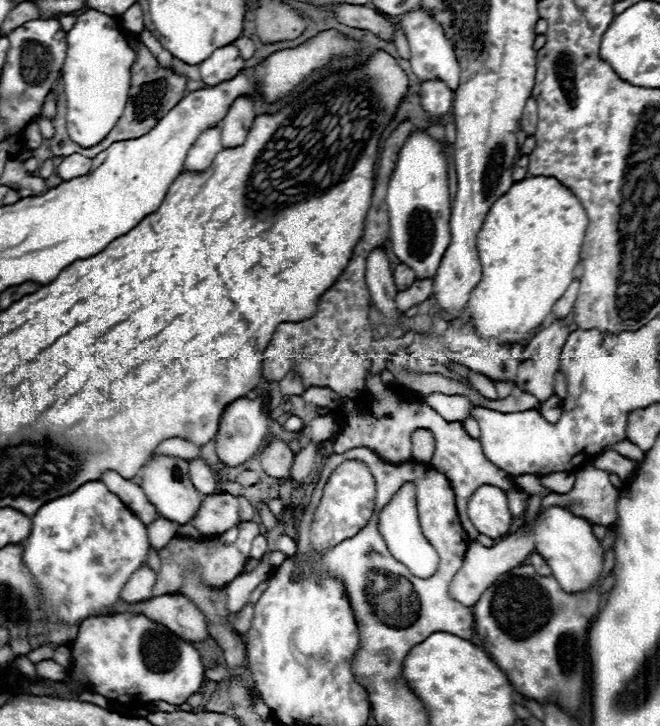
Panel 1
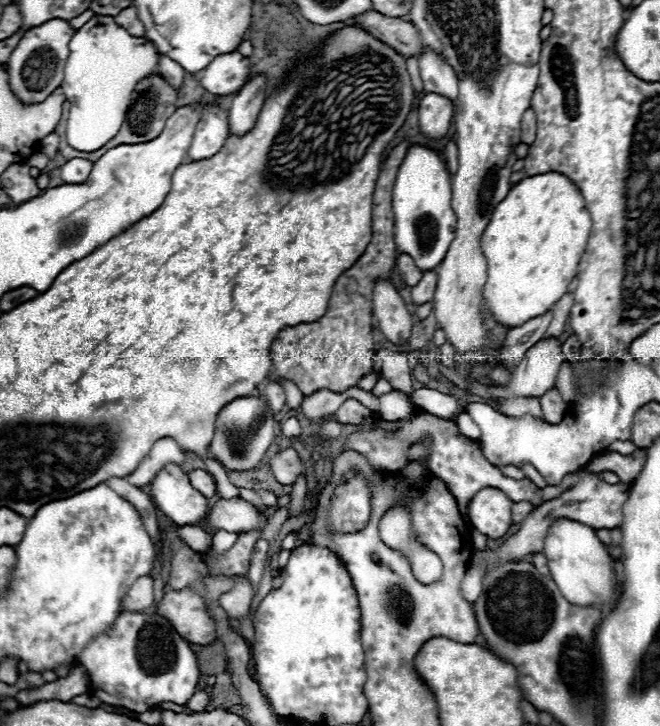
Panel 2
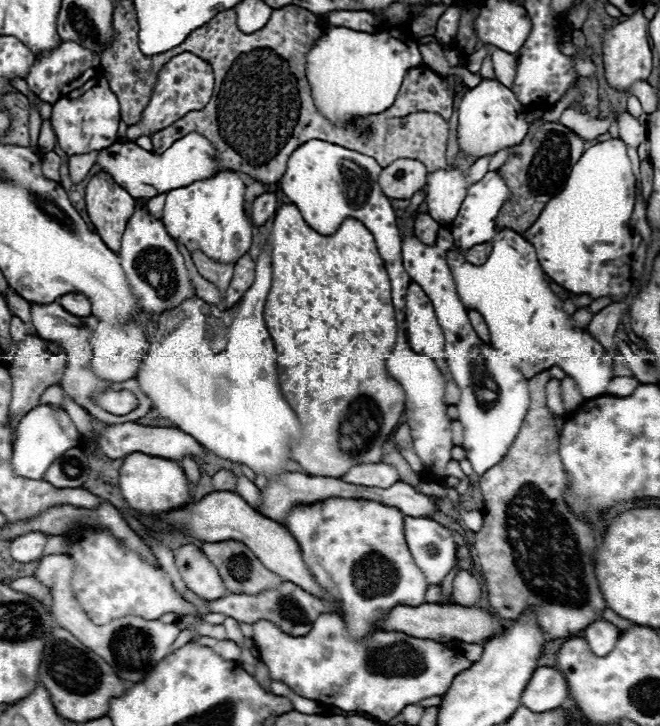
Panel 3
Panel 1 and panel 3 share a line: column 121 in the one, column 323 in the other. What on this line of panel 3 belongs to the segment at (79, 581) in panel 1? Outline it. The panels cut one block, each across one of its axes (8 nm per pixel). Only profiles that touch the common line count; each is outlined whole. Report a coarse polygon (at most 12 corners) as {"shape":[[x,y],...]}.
{"shape":[[326,498],[282,522],[350,638],[426,602],[404,514]]}

